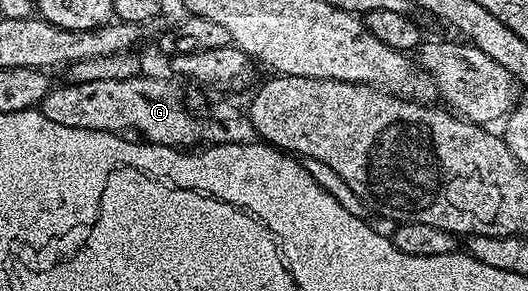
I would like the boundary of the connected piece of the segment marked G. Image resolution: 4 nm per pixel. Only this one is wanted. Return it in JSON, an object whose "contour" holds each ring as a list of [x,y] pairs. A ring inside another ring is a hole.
{"contour":[[[138,75],[125,80],[91,80],[87,82],[72,82],[71,85],[54,86],[39,104],[41,113],[53,123],[65,127],[83,127],[85,130],[107,130],[109,133],[127,133],[129,129],[139,131],[147,141],[154,145],[175,146],[191,149],[200,146],[210,134],[210,142],[214,145],[229,143],[251,142],[258,138],[248,114],[229,103],[219,103],[211,109],[211,120],[205,115],[202,103],[187,97],[185,89],[178,80],[161,77],[145,77]]]}

